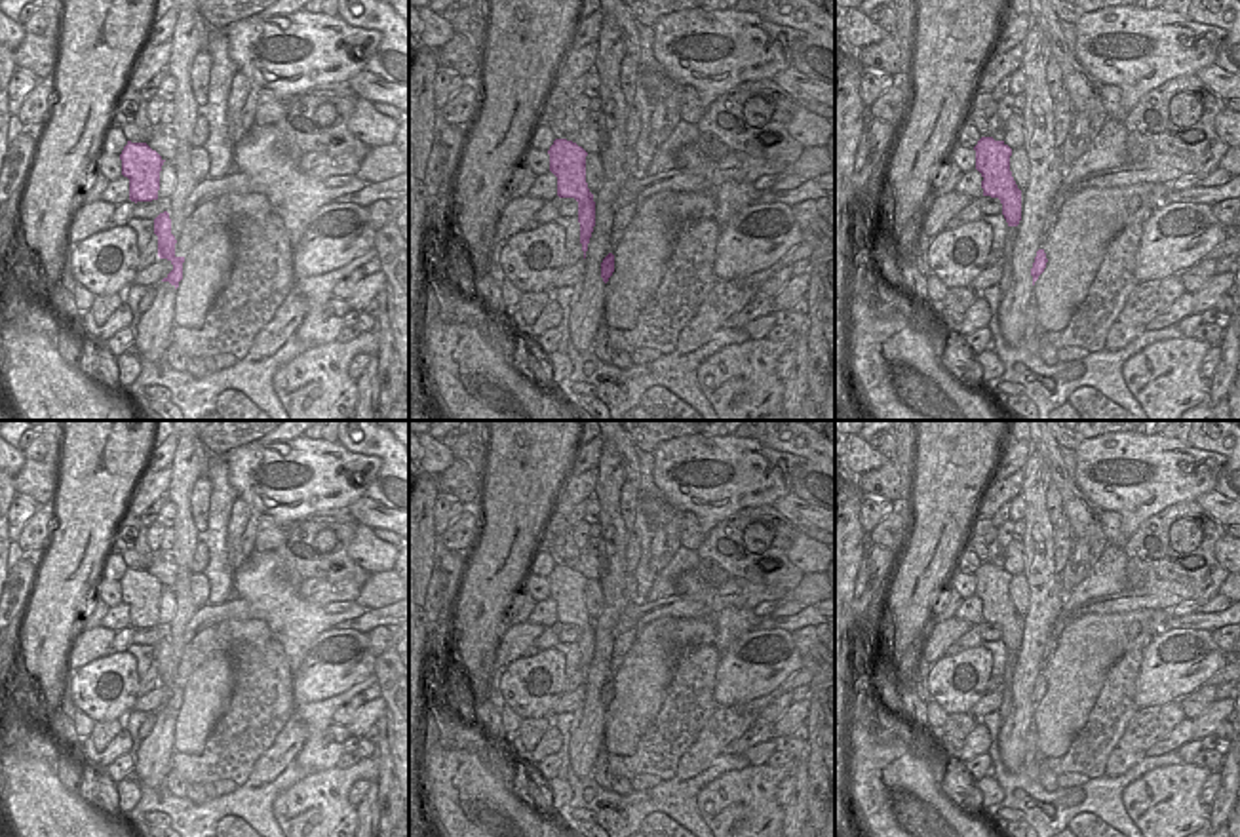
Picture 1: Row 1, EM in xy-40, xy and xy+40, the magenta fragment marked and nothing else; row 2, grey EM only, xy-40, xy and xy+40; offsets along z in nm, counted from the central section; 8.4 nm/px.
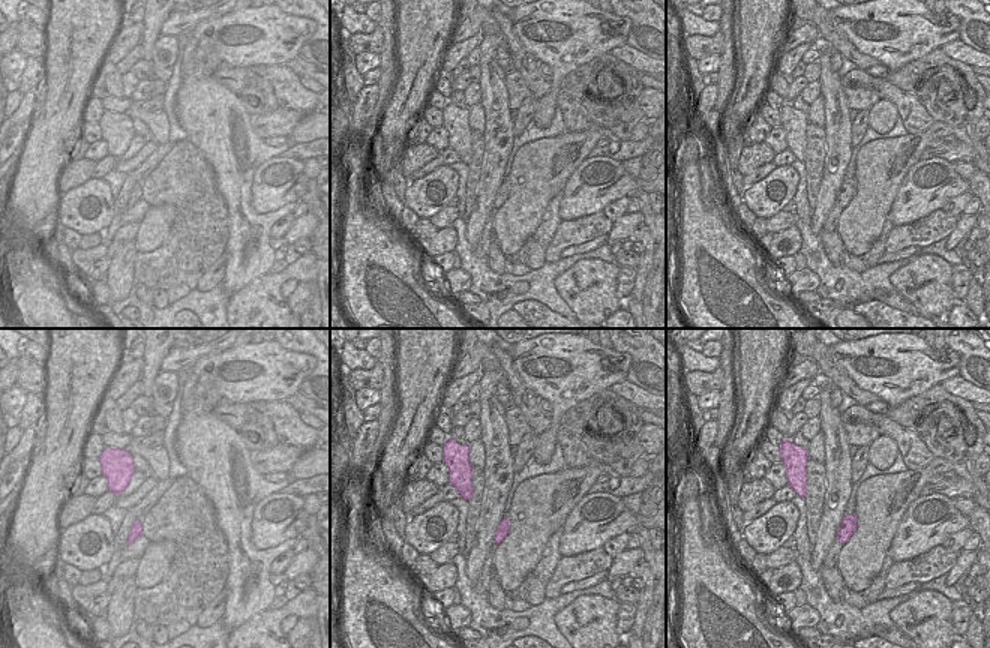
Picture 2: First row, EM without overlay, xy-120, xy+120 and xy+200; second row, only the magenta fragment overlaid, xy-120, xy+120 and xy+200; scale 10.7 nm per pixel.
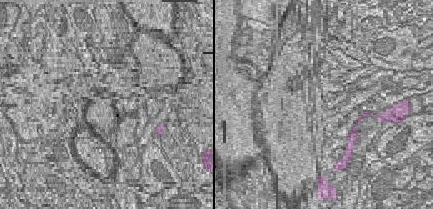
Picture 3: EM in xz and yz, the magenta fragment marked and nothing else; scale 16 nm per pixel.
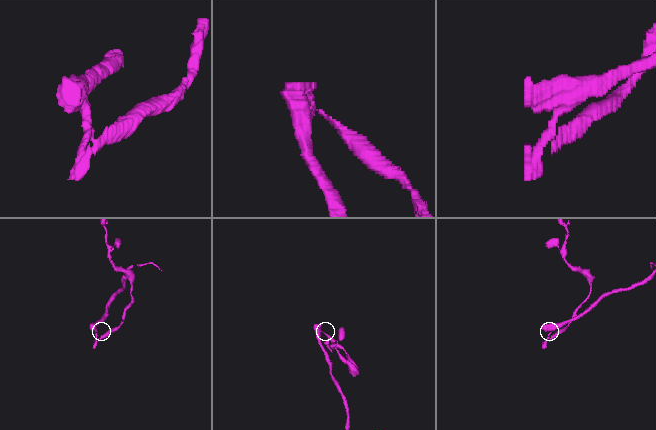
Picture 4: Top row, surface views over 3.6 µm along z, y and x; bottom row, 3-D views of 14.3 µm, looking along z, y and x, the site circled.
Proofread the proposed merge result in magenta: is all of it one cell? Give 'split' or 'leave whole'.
split

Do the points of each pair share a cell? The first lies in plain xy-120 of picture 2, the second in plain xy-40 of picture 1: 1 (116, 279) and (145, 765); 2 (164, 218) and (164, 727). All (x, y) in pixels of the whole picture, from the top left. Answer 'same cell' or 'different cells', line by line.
1: same cell
2: different cells

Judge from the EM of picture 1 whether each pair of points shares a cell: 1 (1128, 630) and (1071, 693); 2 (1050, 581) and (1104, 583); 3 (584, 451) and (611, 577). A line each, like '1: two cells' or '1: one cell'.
1: one cell
2: two cells
3: two cells

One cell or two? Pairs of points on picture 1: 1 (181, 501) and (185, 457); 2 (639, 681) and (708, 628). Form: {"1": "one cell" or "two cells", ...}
{"1": "one cell", "2": "one cell"}

